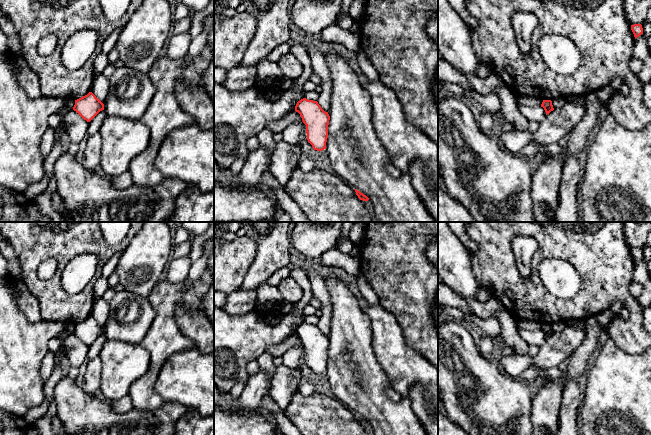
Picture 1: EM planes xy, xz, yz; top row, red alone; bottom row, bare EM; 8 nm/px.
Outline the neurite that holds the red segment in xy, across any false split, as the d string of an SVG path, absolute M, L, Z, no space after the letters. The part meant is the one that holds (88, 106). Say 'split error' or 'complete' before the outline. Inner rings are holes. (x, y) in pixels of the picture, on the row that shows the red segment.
complete; M89 92L75 100L73 110L90 122L100 111L104 110L104 104L92 92Z

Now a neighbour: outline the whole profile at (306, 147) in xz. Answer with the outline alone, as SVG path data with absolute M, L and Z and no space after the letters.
M303 124L302 133L300 135L300 140L299 140L298 145L300 146L300 148L302 150L302 154L309 153L313 150L312 145L307 140L307 133L306 133L306 125L305 124Z

